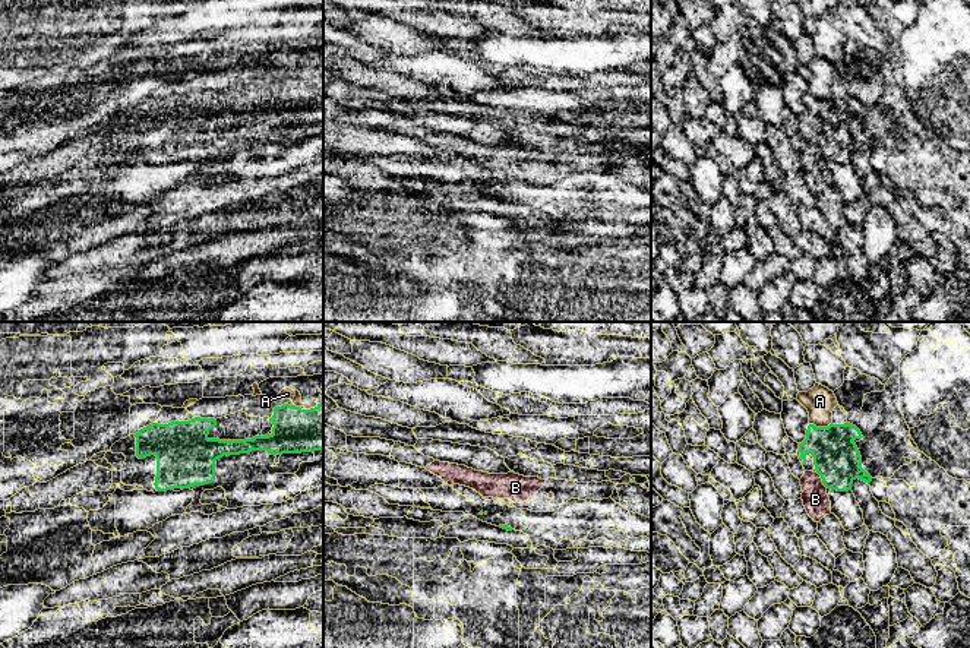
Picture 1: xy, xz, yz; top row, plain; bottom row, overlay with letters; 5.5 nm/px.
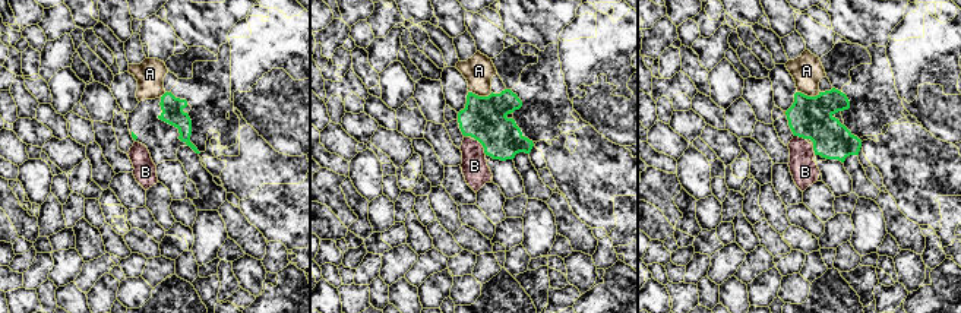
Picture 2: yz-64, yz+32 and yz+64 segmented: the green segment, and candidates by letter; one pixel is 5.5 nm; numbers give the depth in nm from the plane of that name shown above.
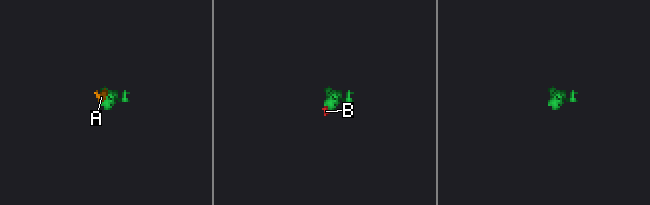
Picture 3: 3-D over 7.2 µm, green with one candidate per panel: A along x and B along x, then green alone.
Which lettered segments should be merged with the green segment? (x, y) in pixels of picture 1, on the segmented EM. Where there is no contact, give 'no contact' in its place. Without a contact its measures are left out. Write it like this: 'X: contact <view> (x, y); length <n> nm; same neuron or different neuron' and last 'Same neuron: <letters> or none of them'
A: contact yz (820, 427); length 130 nm; different neuron
B: contact yz (822, 480); length 110 nm; different neuron
Same neuron: none of them

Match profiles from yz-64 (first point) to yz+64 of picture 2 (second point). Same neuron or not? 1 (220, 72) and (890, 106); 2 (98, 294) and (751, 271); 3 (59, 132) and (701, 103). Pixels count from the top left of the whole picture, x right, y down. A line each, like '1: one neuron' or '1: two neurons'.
1: one neuron
2: two neurons
3: one neuron

